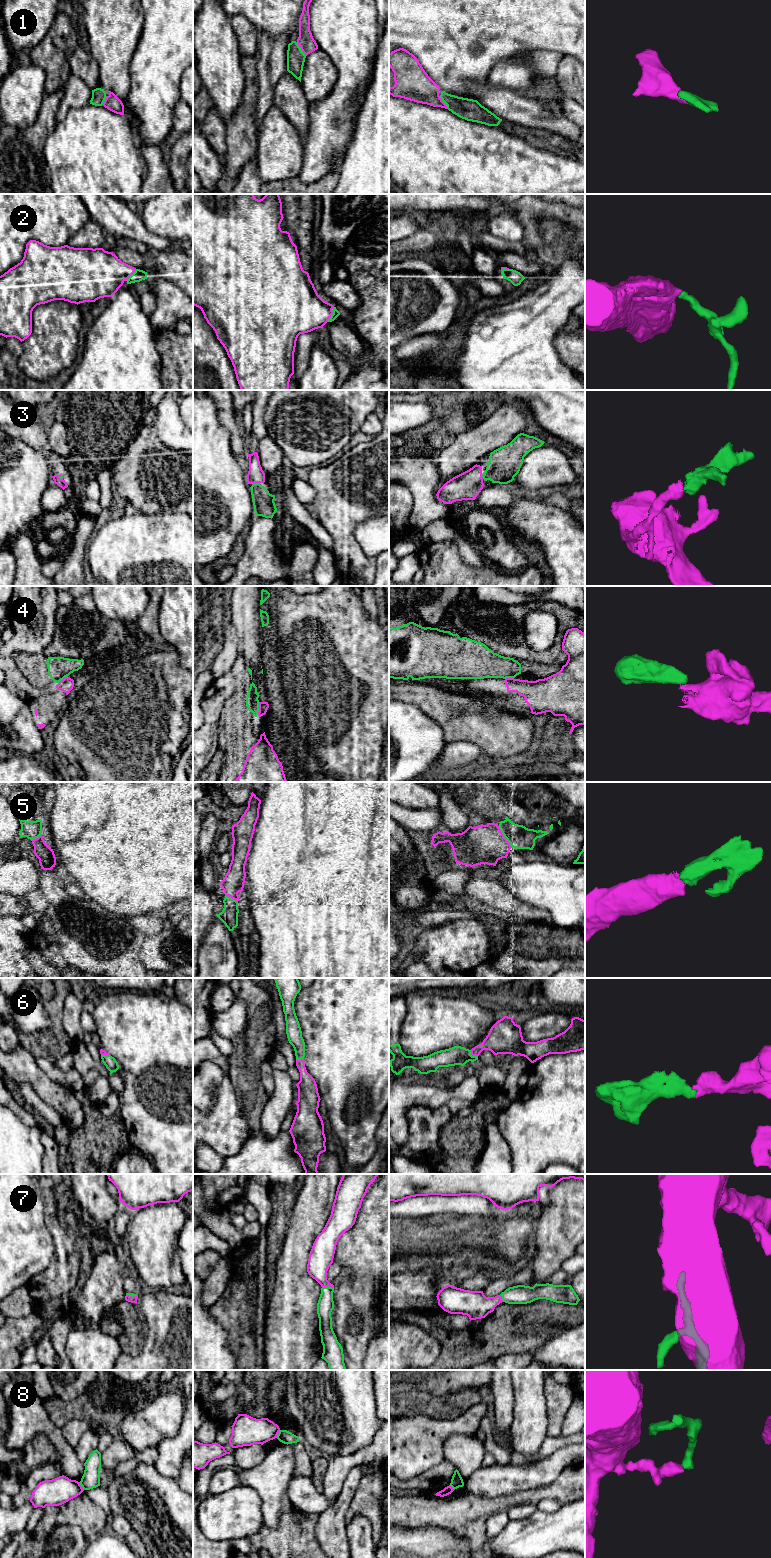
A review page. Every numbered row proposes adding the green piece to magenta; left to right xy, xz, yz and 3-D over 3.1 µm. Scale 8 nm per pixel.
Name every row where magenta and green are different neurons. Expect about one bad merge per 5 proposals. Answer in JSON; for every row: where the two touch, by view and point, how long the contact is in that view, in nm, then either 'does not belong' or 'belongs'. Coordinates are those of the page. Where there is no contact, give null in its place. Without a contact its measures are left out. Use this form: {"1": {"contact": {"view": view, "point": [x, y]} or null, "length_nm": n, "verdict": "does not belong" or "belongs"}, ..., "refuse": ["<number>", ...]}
{"1": {"contact": {"view": "xz", "point": [301, 49]}, "length_nm": 140, "verdict": "belongs"}, "2": {"contact": {"view": "xz", "point": [331, 314]}, "length_nm": 140, "verdict": "belongs"}, "3": {"contact": {"view": "xz", "point": [256, 482]}, "length_nm": 60, "verdict": "belongs"}, "4": {"contact": {"view": "xz", "point": [259, 708]}, "length_nm": 110, "verdict": "does not belong"}, "5": {"contact": {"view": "yz", "point": [503, 836]}, "length_nm": 200, "verdict": "belongs"}, "6": {"contact": {"view": "yz", "point": [472, 1055]}, "length_nm": 80, "verdict": "belongs"}, "7": {"contact": {"view": "xz", "point": [327, 1286]}, "length_nm": 100, "verdict": "belongs"}, "8": {"contact": {"view": "xy", "point": [81, 1486]}, "length_nm": 80, "verdict": "does not belong"}, "refuse": ["4", "8"]}

